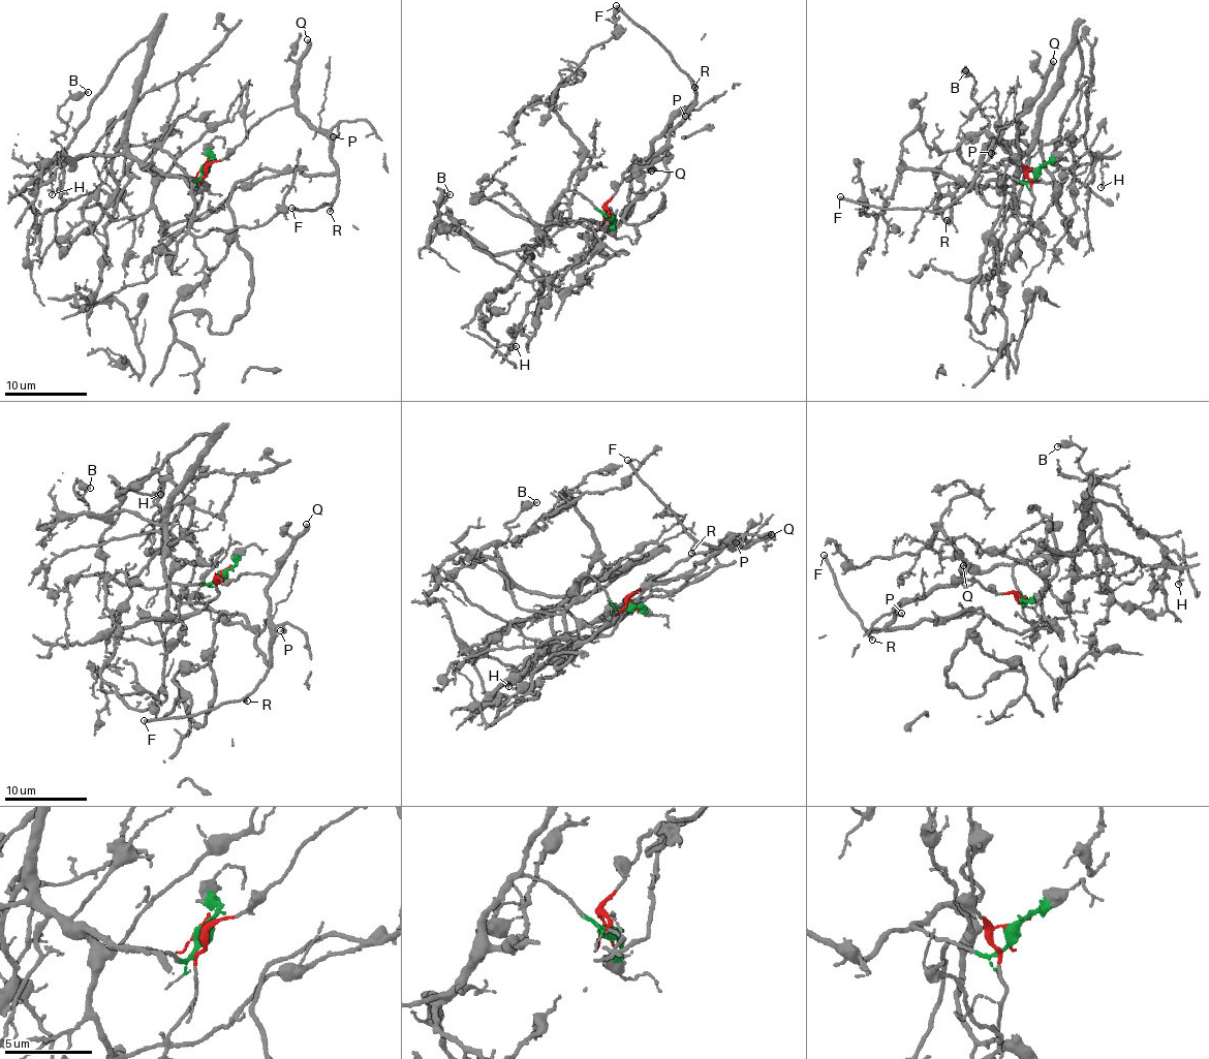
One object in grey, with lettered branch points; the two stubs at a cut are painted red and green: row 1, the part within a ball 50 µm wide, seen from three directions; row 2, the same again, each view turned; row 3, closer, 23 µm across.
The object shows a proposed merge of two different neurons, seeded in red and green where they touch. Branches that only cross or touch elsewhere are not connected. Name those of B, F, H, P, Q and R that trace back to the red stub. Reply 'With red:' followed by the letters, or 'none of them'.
With red: F, P, Q, R

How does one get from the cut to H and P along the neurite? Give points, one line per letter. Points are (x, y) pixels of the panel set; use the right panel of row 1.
H: (1036, 172), (992, 169), (1031, 146), (1075, 40), (1083, 68), (1053, 154), (1072, 173), (1098, 158), (1102, 187)
P: (1036, 172), (1027, 170), (1018, 159), (1018, 119), (1004, 124), (987, 145), (989, 144), (990, 153)

